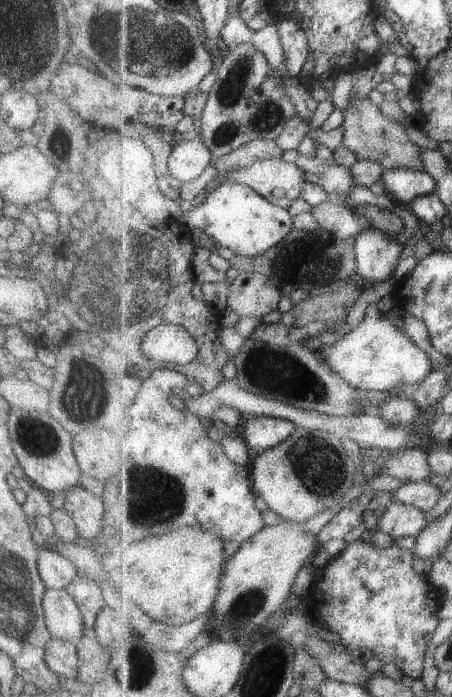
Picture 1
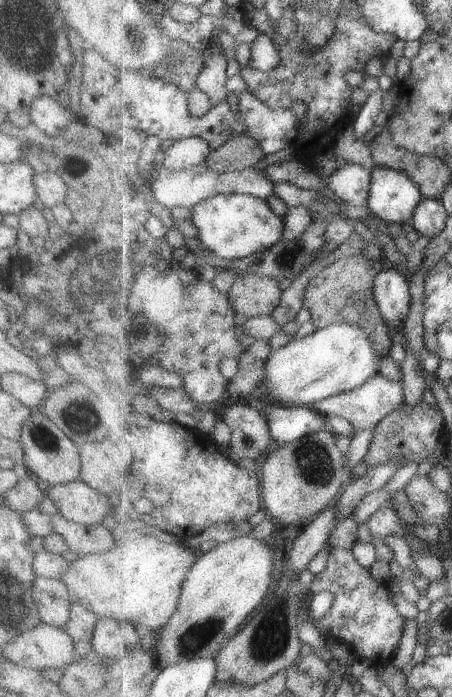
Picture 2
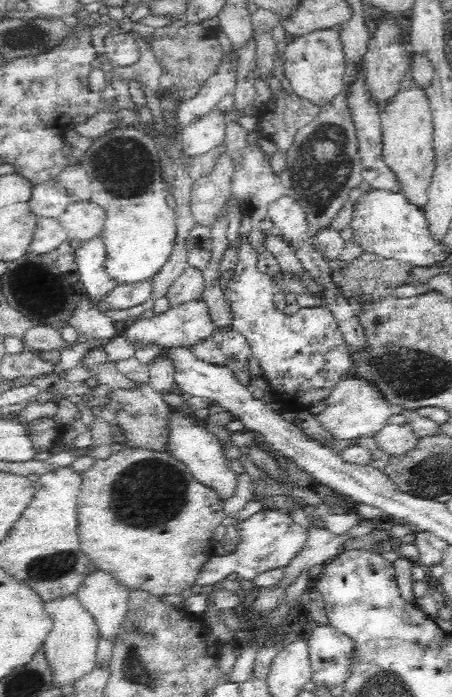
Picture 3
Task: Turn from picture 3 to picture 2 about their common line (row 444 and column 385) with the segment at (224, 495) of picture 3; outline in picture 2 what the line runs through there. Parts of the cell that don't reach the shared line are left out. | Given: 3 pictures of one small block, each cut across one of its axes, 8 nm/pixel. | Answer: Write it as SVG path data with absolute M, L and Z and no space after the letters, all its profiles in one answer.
M374 167L368 208L383 223L410 222L424 197L410 175L393 168Z

